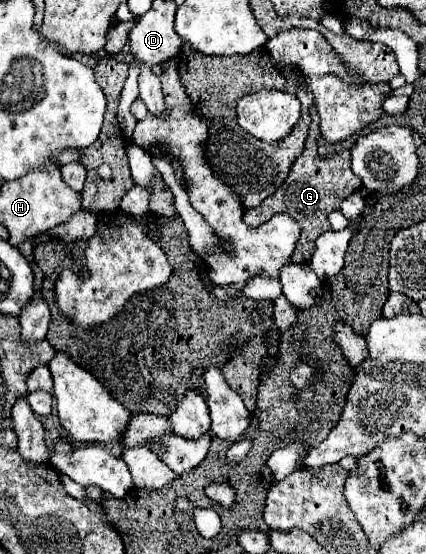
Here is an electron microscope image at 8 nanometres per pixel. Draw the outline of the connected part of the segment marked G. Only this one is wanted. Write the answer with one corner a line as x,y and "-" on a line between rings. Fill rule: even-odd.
311,105
309,109
311,113
311,127
309,127
309,137
305,143
305,151
295,159
289,177
285,179
285,183
281,185
281,189
277,189
271,197
267,197
259,207
247,209
243,215
243,221
251,227
259,227
263,225
273,213
287,213
291,215
299,225
301,225
301,237
297,241
297,249
293,255
295,263
309,263
311,255
315,253
315,241
323,231
329,231
329,221
327,215
331,211
337,211
341,201
345,197
349,197
355,189
361,187
361,181
357,179
357,175
353,175
351,167
349,167
349,151
339,151
333,157
321,157
317,153
317,141
321,139
319,133
319,115
317,109

